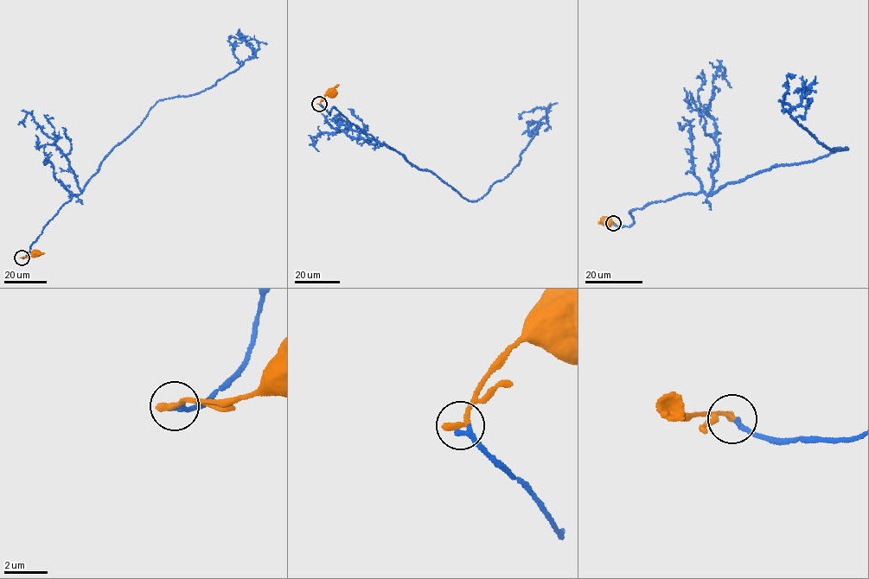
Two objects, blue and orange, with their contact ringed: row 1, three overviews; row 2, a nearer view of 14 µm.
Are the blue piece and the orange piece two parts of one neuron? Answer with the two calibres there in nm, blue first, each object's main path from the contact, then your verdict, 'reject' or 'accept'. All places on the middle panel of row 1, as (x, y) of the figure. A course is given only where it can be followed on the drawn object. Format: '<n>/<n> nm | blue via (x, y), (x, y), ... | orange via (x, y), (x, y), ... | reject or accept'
280/360 nm | blue via (320, 104), (329, 115), (334, 108), (471, 201), (482, 198), (511, 173), (550, 107), (522, 112), (520, 119) | orange via (320, 104), (326, 95), (331, 94) | accept

